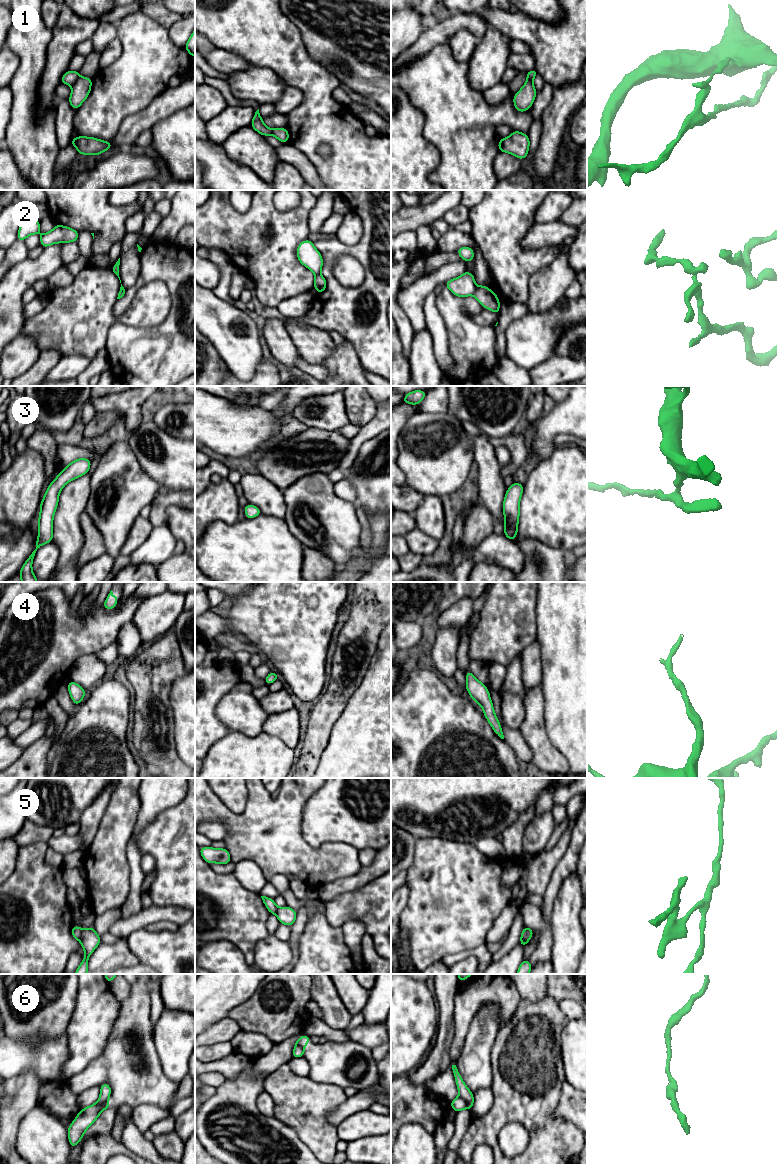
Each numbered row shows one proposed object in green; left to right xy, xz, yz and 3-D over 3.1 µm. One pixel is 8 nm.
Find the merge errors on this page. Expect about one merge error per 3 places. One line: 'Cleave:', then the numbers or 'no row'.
Cleave: 1, 2, 5, 6

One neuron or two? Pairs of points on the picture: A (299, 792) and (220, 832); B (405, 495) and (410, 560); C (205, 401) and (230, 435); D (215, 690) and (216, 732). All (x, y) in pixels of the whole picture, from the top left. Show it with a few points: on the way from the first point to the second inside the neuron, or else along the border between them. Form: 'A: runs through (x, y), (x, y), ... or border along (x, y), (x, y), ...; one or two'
A: border along (205, 820), (220, 820), (227, 831), (225, 839); two
B: runs through (405, 511), (405, 544); one
C: runs through (207, 409), (225, 427); one
D: runs through (209, 700), (209, 722); one

